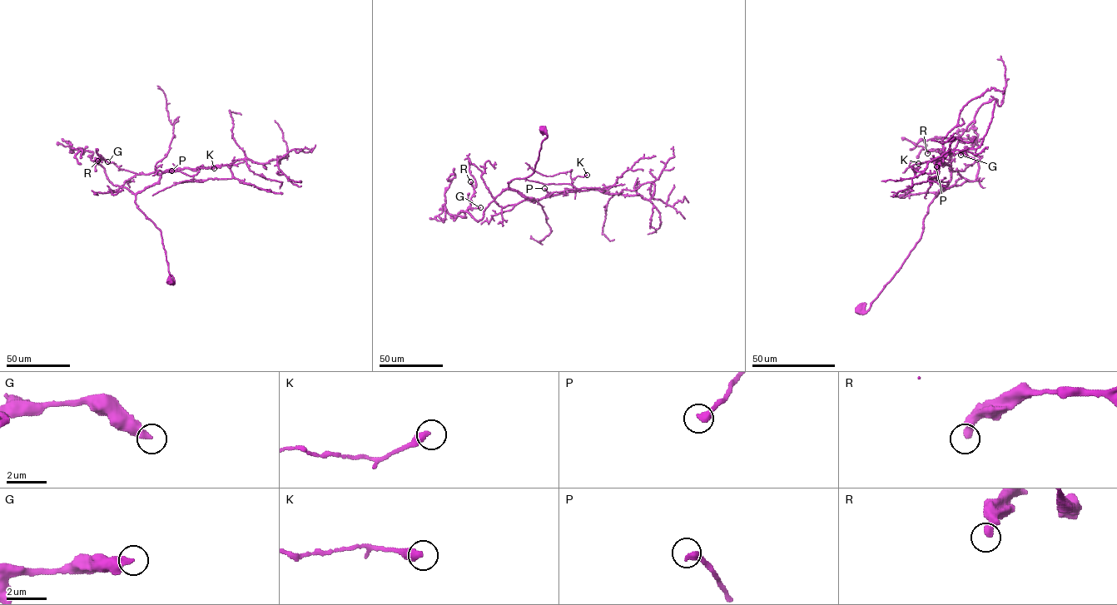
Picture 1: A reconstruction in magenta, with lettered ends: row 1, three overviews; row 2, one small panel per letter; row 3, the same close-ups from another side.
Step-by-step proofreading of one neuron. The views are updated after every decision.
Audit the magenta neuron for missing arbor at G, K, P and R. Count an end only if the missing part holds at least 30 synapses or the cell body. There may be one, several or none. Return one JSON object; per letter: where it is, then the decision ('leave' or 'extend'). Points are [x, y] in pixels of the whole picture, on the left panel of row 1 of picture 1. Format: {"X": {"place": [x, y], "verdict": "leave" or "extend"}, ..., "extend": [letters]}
{"G": {"place": [107, 161], "verdict": "leave"}, "K": {"place": [214, 168], "verdict": "leave"}, "P": {"place": [171, 171], "verdict": "extend"}, "R": {"place": [97, 161], "verdict": "leave"}, "extend": ["P"]}

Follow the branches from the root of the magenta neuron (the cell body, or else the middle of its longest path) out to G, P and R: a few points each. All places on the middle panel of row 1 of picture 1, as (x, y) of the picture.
G: (543, 129), (547, 137), (542, 142), (533, 172), (508, 182), (508, 187), (477, 221), (466, 210), (480, 207)
P: (543, 129), (547, 137), (533, 172), (507, 182), (532, 200), (546, 197), (544, 188)
R: (543, 129), (547, 137), (533, 172), (508, 182), (508, 187), (479, 221), (466, 210), (474, 193), (470, 181)

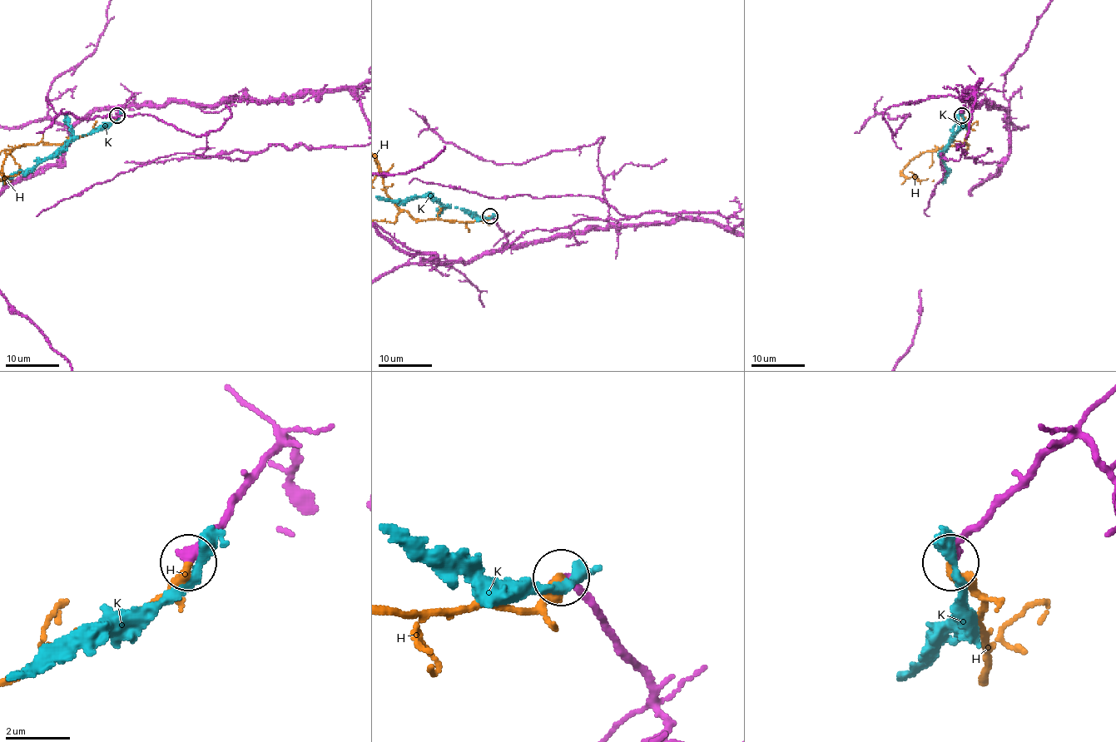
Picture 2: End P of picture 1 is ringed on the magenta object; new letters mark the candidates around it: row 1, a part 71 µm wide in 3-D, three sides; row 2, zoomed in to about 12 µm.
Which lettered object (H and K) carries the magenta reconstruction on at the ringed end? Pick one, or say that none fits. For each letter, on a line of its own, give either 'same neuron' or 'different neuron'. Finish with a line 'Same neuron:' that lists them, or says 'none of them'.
H: same neuron
K: different neuron
Same neuron: H

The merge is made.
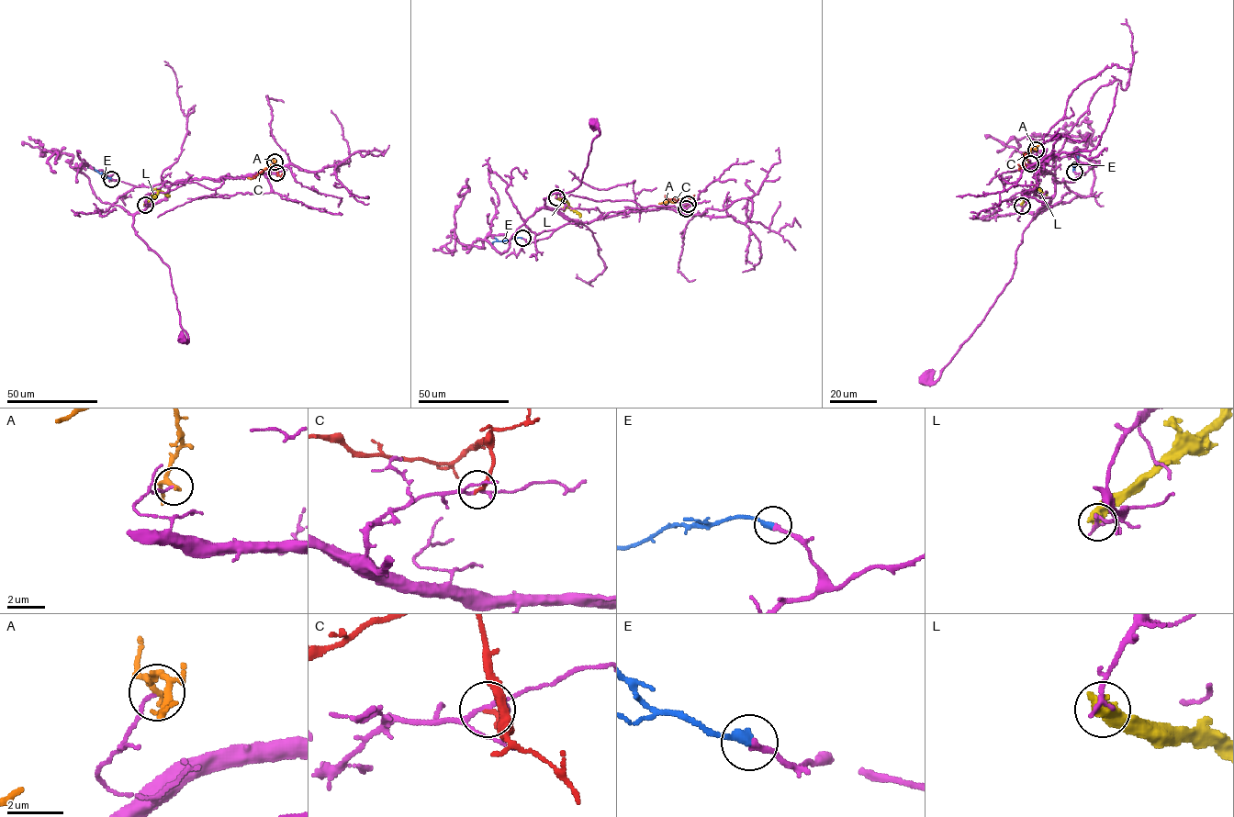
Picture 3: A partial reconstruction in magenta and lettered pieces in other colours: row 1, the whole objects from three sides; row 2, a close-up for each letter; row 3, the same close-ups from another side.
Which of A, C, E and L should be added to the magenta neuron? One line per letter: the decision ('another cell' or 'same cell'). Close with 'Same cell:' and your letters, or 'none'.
A: another cell
C: another cell
E: same cell
L: another cell
Same cell: E

